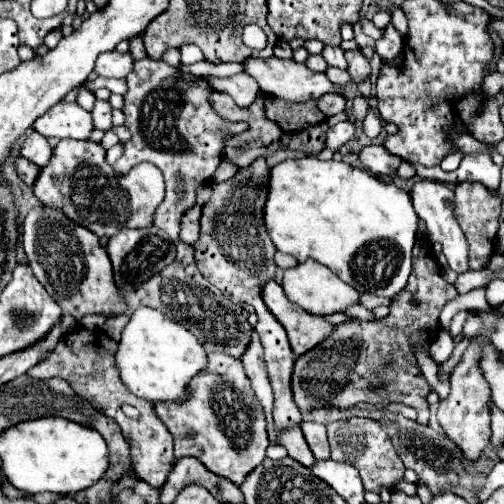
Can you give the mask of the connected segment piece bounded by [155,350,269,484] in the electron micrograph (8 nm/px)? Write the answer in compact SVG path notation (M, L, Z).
M207 352L207 366L195 374L187 386L187 398L183 402L157 402L157 416L167 424L173 442L175 442L175 460L185 456L199 458L211 472L229 478L235 484L241 484L255 466L259 466L265 458L265 448L269 446L267 438L267 420L263 406L255 400L255 392L251 388L251 380L247 378L243 364L239 358L233 358L225 352Z

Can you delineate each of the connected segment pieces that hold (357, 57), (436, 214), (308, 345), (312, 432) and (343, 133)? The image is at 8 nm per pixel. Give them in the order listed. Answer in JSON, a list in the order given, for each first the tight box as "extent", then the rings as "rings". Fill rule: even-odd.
[{"extent":[345,50,369,86],"rings":[[[347,50],[345,52],[345,58],[349,62],[349,76],[351,76],[351,84],[353,86],[359,86],[363,80],[369,78],[369,60],[361,54],[361,50]]]},{"extent":[411,180,469,274],"rings":[[[419,180],[411,190],[413,208],[415,208],[417,216],[425,220],[427,234],[435,242],[441,242],[443,254],[447,256],[447,262],[449,262],[449,268],[455,270],[457,274],[461,274],[461,272],[469,270],[469,266],[467,266],[467,240],[465,240],[463,230],[459,228],[459,224],[455,220],[455,202],[453,202],[453,198],[455,198],[455,192],[447,184],[435,182],[435,180]]]},{"extent":[261,280,333,356],"rings":[[[269,280],[263,284],[261,296],[263,296],[263,302],[269,308],[269,312],[287,330],[287,336],[289,336],[295,356],[301,356],[303,352],[311,350],[333,328],[333,324],[329,324],[321,316],[309,314],[303,308],[299,308],[297,304],[289,302],[283,288],[275,280]]]},{"extent":[301,422,329,460],"rings":[[[301,422],[301,430],[303,430],[303,436],[305,436],[311,452],[315,454],[315,458],[327,460],[329,458],[329,440],[327,440],[325,426],[315,424],[315,422]]]},{"extent":[325,122,357,152],"rings":[[[339,122],[337,126],[333,126],[333,128],[329,128],[329,132],[327,132],[327,140],[325,140],[325,146],[327,148],[331,148],[333,152],[335,150],[339,150],[345,142],[349,142],[351,138],[353,138],[353,134],[357,132],[357,126],[353,124],[353,122]]]}]

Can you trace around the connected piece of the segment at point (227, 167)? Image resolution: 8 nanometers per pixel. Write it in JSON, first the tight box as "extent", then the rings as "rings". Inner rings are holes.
{"extent":[213,160,239,182],"rings":[[[223,160],[223,164],[217,168],[213,180],[215,180],[215,182],[231,180],[231,178],[235,178],[237,172],[239,172],[239,166],[237,166],[237,164],[233,164],[233,162],[229,162],[229,160]]]}

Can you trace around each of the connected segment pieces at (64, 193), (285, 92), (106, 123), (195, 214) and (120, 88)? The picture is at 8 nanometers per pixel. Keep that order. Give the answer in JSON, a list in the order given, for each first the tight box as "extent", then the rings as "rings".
[{"extent":[35,140,163,236],"rings":[[[61,140],[49,164],[41,170],[35,186],[35,196],[43,204],[61,208],[97,236],[115,236],[121,228],[147,228],[153,224],[157,206],[163,200],[163,174],[149,162],[131,168],[129,174],[117,174],[105,160],[101,144],[91,140]]]},{"extent":[243,56,341,102],"rings":[[[271,56],[267,60],[265,58],[247,58],[243,62],[243,70],[257,80],[261,92],[283,98],[287,102],[309,102],[309,100],[317,100],[319,96],[323,96],[327,92],[341,92],[329,82],[329,78],[325,74],[311,72],[305,64],[299,64],[293,58],[289,58],[289,60],[281,60],[277,56]]]},{"extent":[91,100,111,130],"rings":[[[97,100],[93,110],[91,110],[91,116],[93,116],[95,128],[99,128],[99,130],[109,130],[111,128],[111,104],[109,102]]]},{"extent":[181,206,201,244],"rings":[[[195,206],[191,208],[191,212],[187,212],[187,216],[183,216],[183,230],[181,230],[181,240],[185,244],[195,244],[199,240],[199,232],[201,232],[201,224],[199,224],[199,218],[201,218],[201,206]]]},{"extent":[85,78,127,94],"rings":[[[95,78],[95,80],[87,80],[85,86],[87,84],[91,92],[95,92],[97,88],[107,88],[111,94],[123,94],[127,90],[125,80],[117,80],[117,78]]]}]

